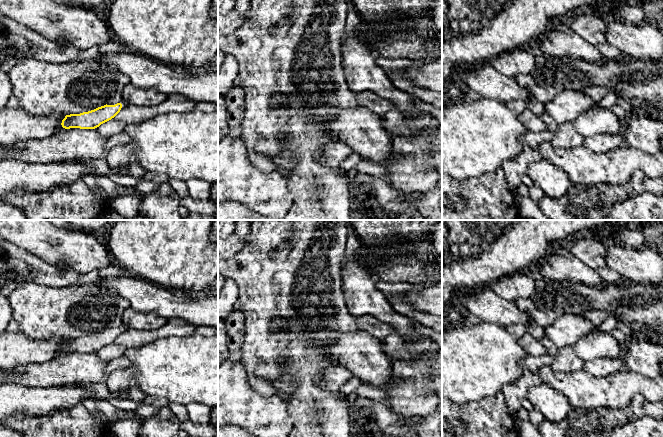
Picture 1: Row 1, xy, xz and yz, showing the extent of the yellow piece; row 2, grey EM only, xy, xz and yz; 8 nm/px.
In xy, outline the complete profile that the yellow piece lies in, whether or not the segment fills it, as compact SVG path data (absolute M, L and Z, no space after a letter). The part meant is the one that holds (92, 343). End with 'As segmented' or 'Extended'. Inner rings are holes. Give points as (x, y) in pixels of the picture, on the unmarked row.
M122 324L120 327L108 327L88 336L66 339L61 349L65 353L95 353L114 342L126 330L127 327Z. Extended

